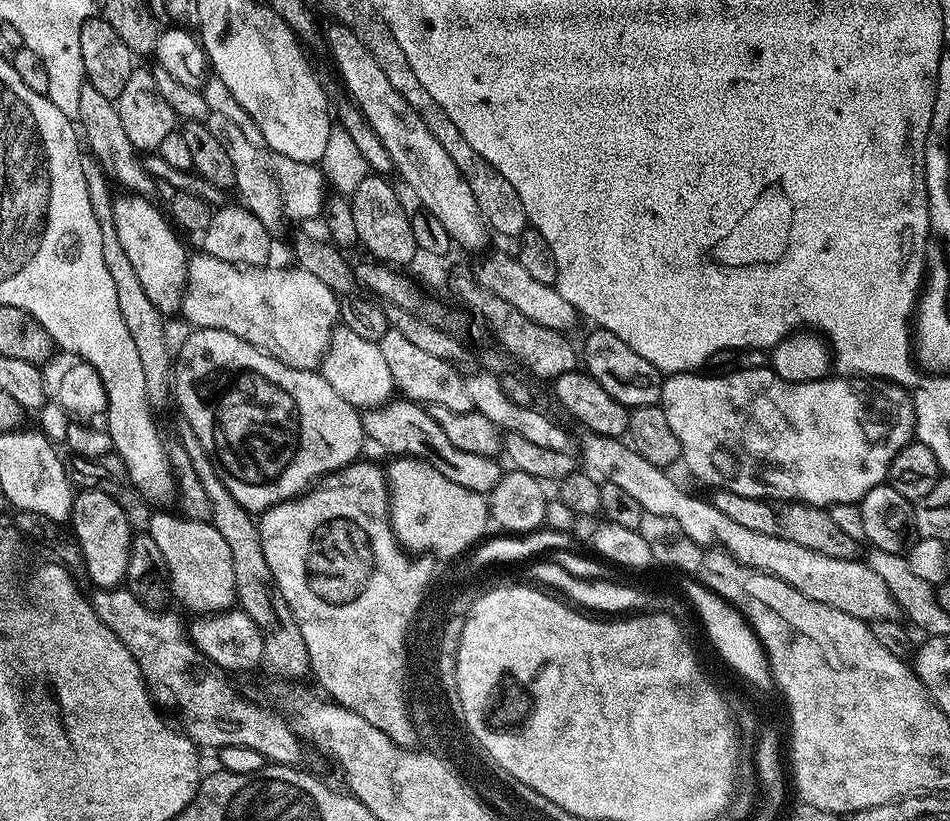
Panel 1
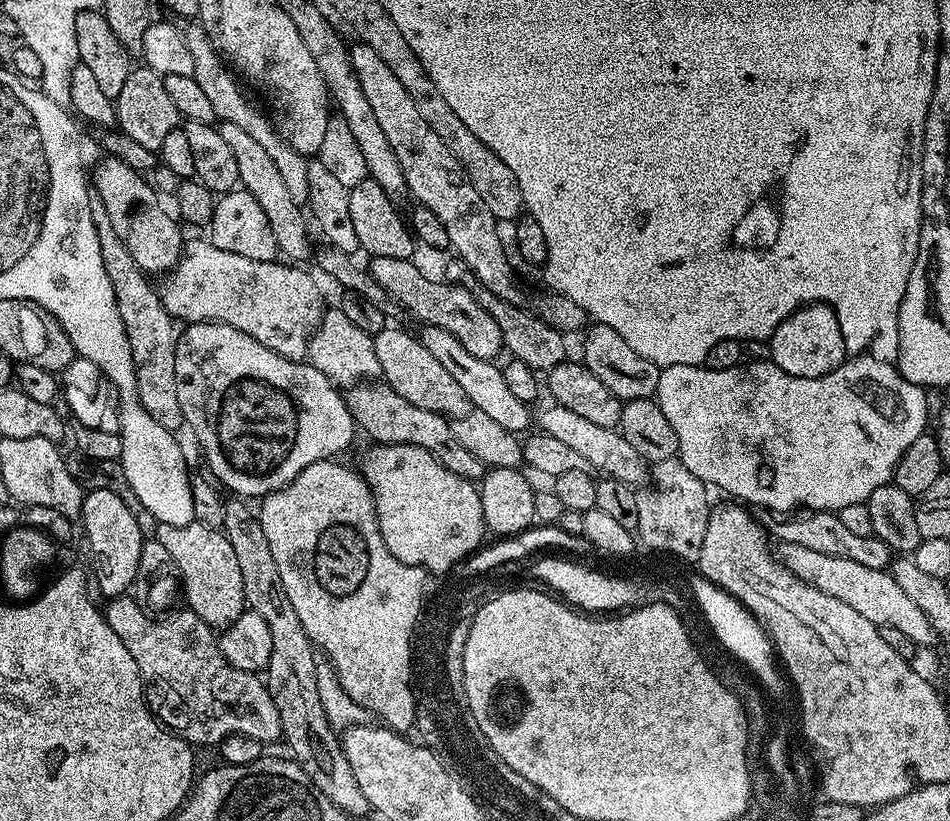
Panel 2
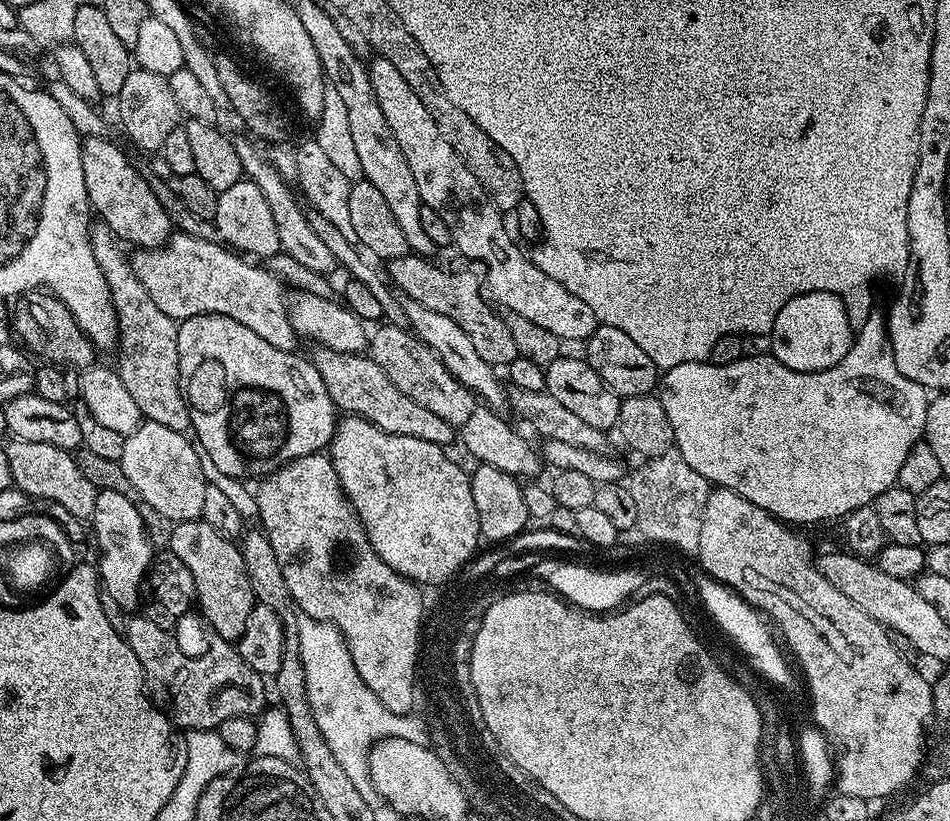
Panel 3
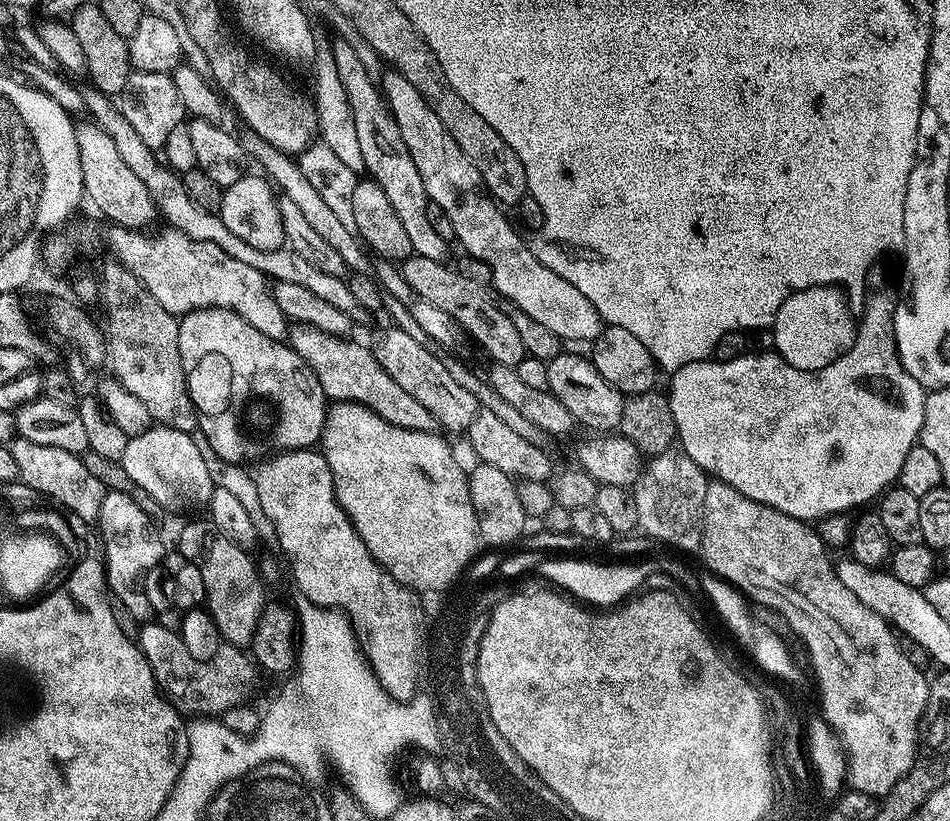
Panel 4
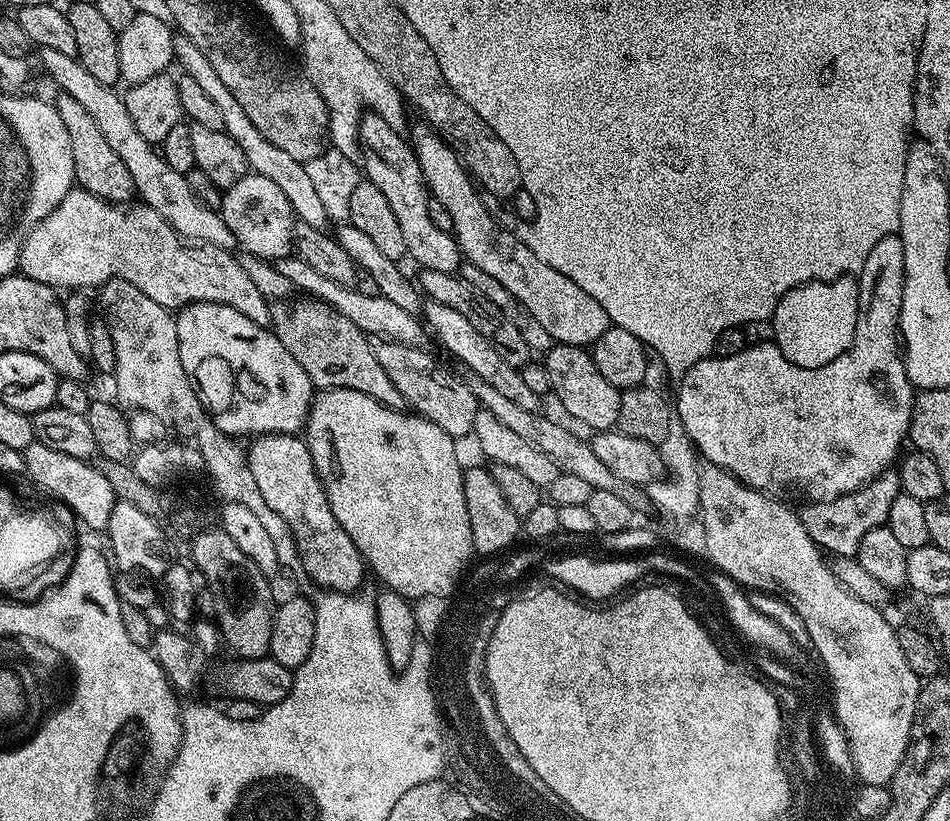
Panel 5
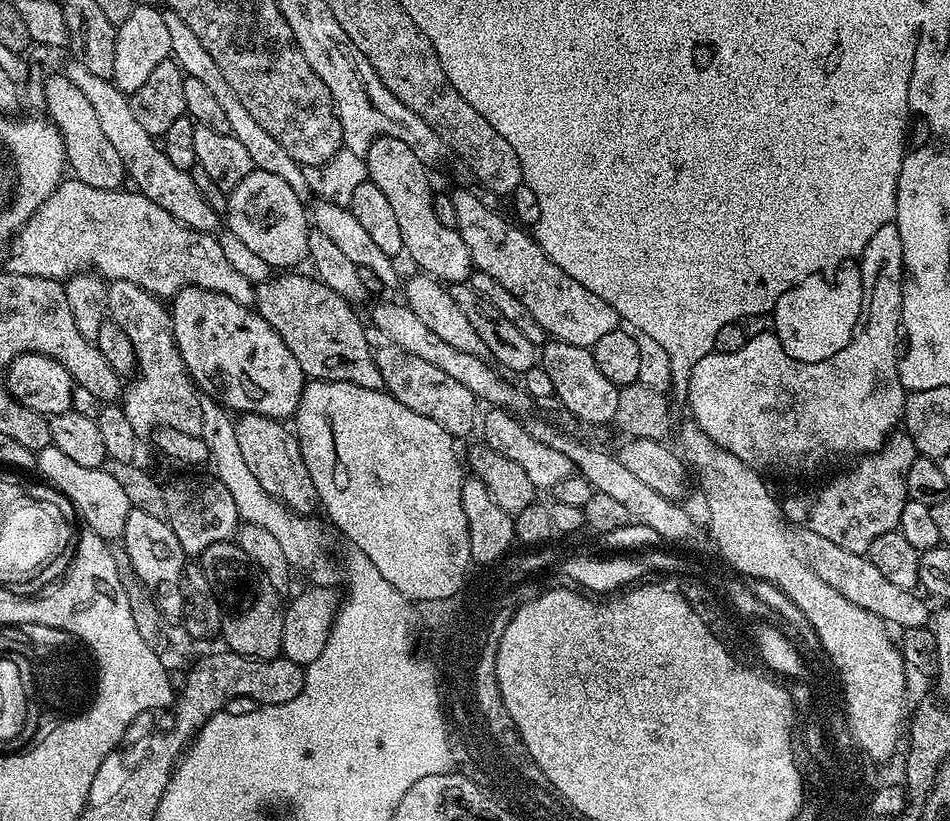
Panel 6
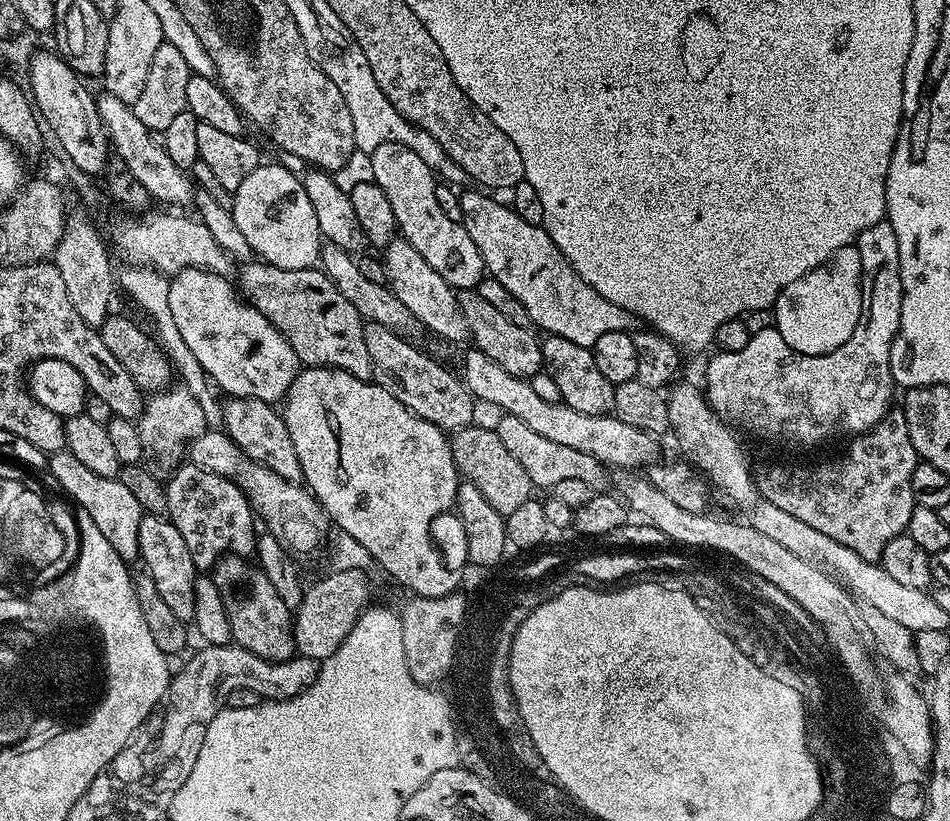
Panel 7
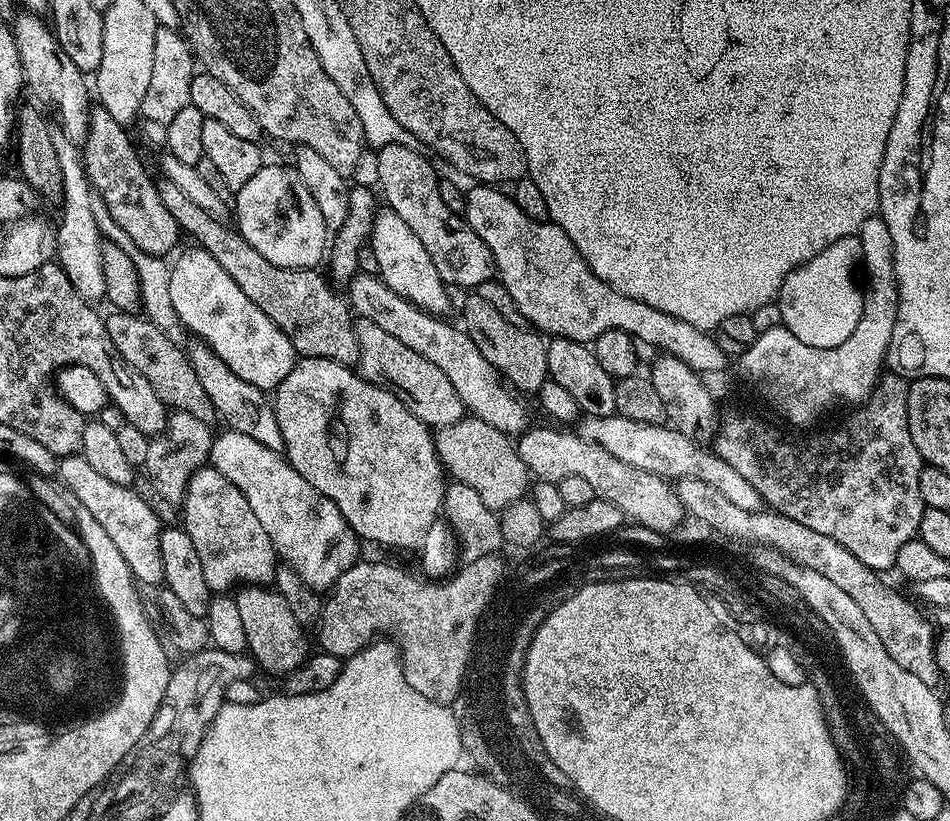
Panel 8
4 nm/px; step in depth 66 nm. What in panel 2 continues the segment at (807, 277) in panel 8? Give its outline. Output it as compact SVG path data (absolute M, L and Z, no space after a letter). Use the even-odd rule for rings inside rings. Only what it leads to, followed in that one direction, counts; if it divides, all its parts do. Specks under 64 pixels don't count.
M826 304L804 305L790 318L786 318L768 342L772 362L791 377L818 378L832 373L848 358L845 335L837 314Z

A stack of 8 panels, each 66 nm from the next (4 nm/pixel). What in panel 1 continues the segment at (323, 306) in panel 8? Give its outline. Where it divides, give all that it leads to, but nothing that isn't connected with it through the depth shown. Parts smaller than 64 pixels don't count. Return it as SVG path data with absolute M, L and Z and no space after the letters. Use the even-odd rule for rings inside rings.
M393 398L383 406L367 409L362 419L365 437L371 443L373 440L378 447L393 452L391 455L396 458L414 456L418 460L425 460L438 470L438 474L446 474L450 482L458 482L458 486L466 486L466 490L488 494L500 481L502 467L500 468L499 459L482 454L470 454L467 450L458 450L458 446L454 446L454 442L446 438L442 426L434 422L431 411L414 400Z

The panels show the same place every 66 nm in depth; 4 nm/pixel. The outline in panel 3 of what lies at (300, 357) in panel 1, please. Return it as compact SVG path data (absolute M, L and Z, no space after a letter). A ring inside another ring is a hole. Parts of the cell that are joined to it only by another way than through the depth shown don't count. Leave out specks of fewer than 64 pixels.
M181 230L169 236L163 248L136 250L133 253L130 256L130 263L134 274L138 274L138 282L146 286L146 294L154 298L158 310L162 310L162 314L166 314L171 320L179 322L195 316L218 314L234 318L234 322L242 322L242 326L254 330L258 338L266 338L266 342L270 342L270 346L278 346L278 350L290 352L297 347L295 344L298 343L298 337L286 310L285 285L278 276L268 271L267 267L260 265L259 268L256 265L259 263L229 250L215 239L191 236Z

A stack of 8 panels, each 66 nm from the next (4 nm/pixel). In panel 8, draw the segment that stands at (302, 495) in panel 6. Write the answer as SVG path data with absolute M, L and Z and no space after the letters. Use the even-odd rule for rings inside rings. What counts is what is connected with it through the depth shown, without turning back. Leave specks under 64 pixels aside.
M193 343L193 348L187 349L186 355L192 365L194 374L201 383L217 417L224 419L229 429L238 434L246 434L254 438L254 442L260 442L270 450L283 453L282 430L278 430L278 418L272 408L272 400L267 396L265 389L250 386L248 382L242 382L236 374L216 354L209 350L203 343Z

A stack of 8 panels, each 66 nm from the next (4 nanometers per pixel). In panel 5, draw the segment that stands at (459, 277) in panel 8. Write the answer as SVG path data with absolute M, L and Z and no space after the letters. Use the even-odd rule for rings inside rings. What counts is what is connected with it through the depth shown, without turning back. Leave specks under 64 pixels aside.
M365 114L360 118L360 146L362 149L362 172L367 180L382 190L386 202L394 209L398 227L402 229L402 242L406 242L406 253L420 263L421 269L442 270L455 273L462 263L460 245L456 237L446 230L438 230L430 218L428 197L430 195L416 150L399 132L395 132L383 116Z

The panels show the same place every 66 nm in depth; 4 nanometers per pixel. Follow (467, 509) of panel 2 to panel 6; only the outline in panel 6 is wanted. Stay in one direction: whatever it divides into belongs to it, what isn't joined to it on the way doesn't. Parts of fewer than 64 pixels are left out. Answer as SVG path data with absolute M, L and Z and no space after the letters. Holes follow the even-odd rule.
M309 379L302 390L302 398L298 402L294 417L294 431L298 446L302 450L302 462L306 462L306 470L310 470L310 482L314 482L319 507L321 509L324 507L325 514L336 523L337 530L349 540L347 543L351 547L357 548L362 554L366 554L366 558L370 558L370 562L374 562L374 570L378 574L382 574L382 578L386 578L386 582L390 582L390 586L394 586L394 590L398 590L398 594L402 594L409 602L450 598L452 596L450 582L456 582L458 576L450 578L452 570L446 572L448 558L444 554L444 548L446 548L444 534L468 534L466 510L462 510L462 486L466 476L465 473L460 473L462 460L461 457L460 460L456 457L456 448L452 445L455 444L453 436L446 430L442 430L442 426L438 426L438 422L434 422L434 418L426 418L426 414L414 414L414 410L410 410L410 406L402 406L402 402L398 402L394 397L388 395L387 391L358 386L354 382L345 380L314 379Z

